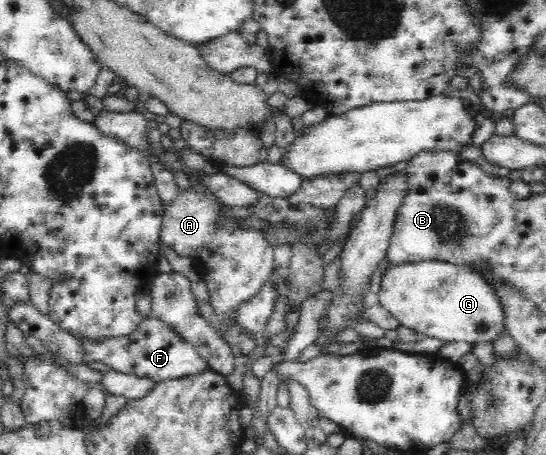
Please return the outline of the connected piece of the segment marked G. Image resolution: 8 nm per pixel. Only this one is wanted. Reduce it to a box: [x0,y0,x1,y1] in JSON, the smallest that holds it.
[378,260,505,347]

